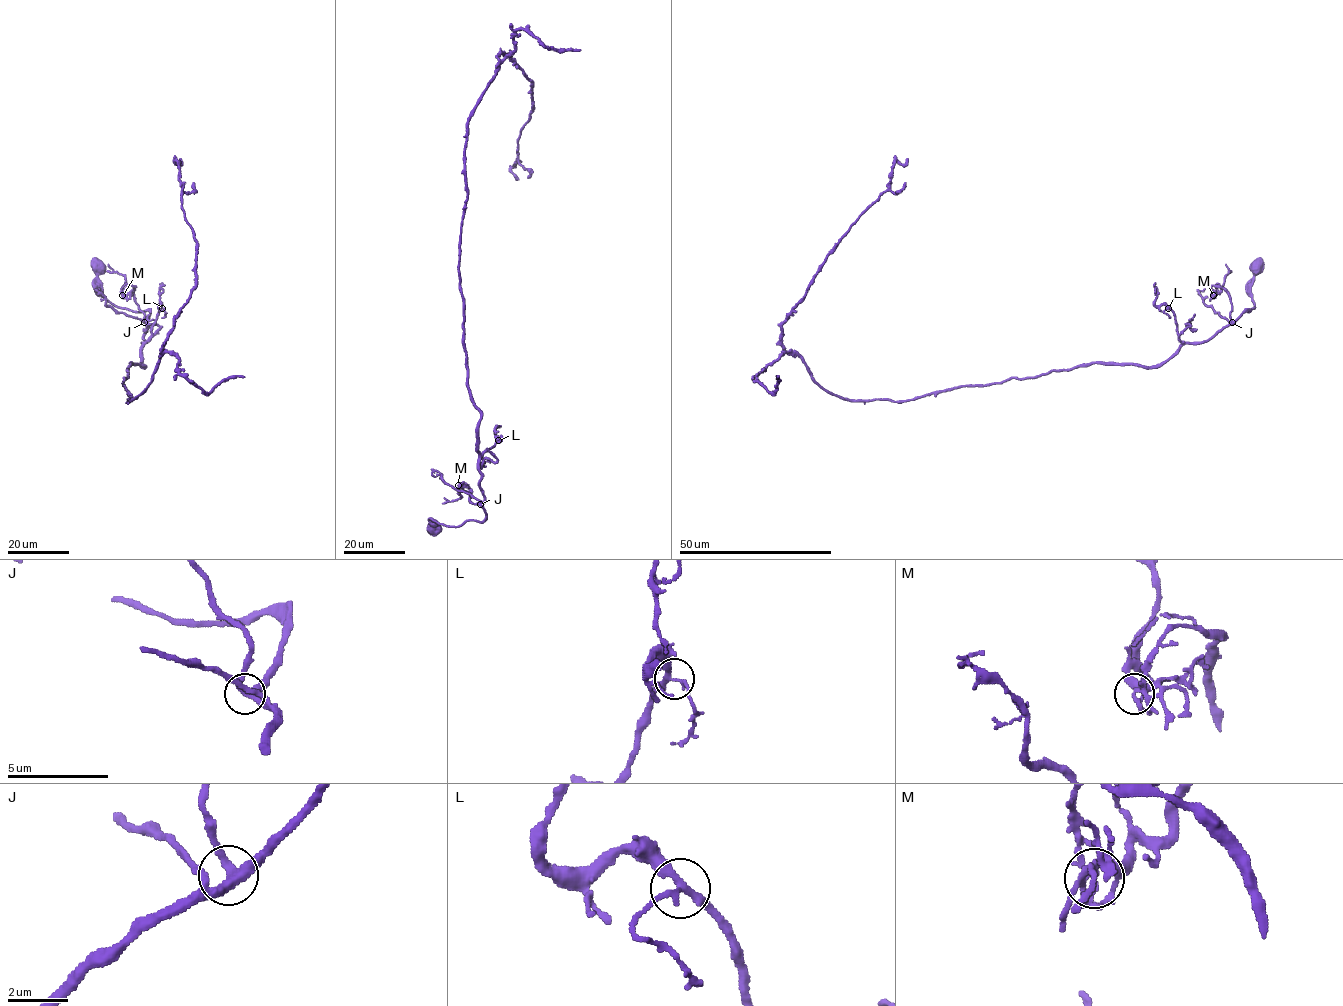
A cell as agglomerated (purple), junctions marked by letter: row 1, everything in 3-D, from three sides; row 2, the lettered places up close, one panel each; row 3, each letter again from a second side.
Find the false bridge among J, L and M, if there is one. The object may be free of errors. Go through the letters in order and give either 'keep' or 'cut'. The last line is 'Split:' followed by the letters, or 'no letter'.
J: keep
L: keep
M: cut
Split: M

